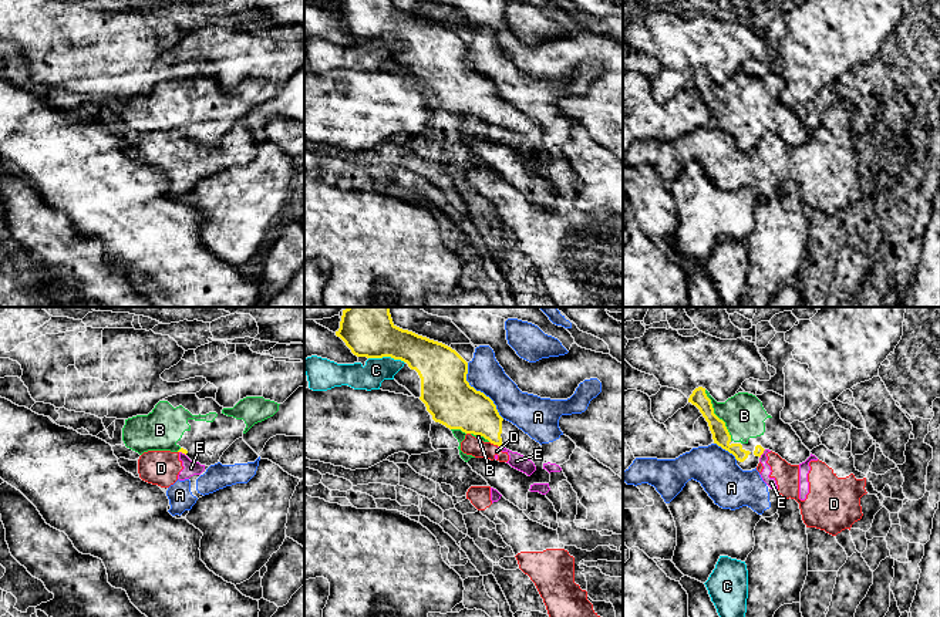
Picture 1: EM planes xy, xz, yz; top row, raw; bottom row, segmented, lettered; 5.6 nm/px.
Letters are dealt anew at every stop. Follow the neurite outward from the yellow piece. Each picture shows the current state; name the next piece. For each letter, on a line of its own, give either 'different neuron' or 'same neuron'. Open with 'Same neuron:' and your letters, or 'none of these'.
Same neuron: B
A: different neuron
B: same neuron
C: different neuron
D: different neuron
E: different neuron

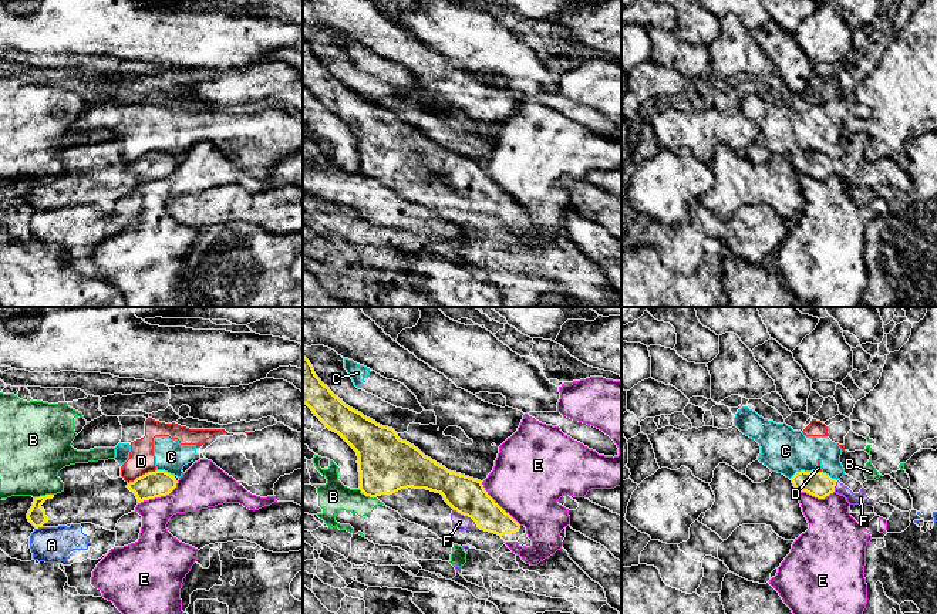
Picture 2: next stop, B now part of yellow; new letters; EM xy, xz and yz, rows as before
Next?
Same neuron: F
A: different neuron
B: different neuron
C: different neuron
D: different neuron
E: different neuron
F: same neuron

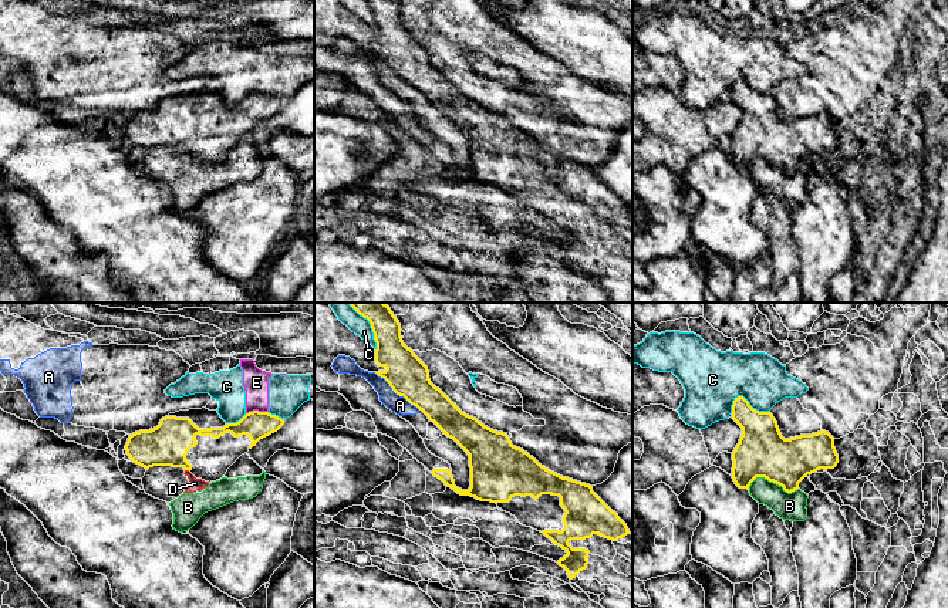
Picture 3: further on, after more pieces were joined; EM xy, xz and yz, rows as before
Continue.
Same neuron: none of these
A: different neuron
B: different neuron
C: different neuron
D: different neuron
E: different neuron

